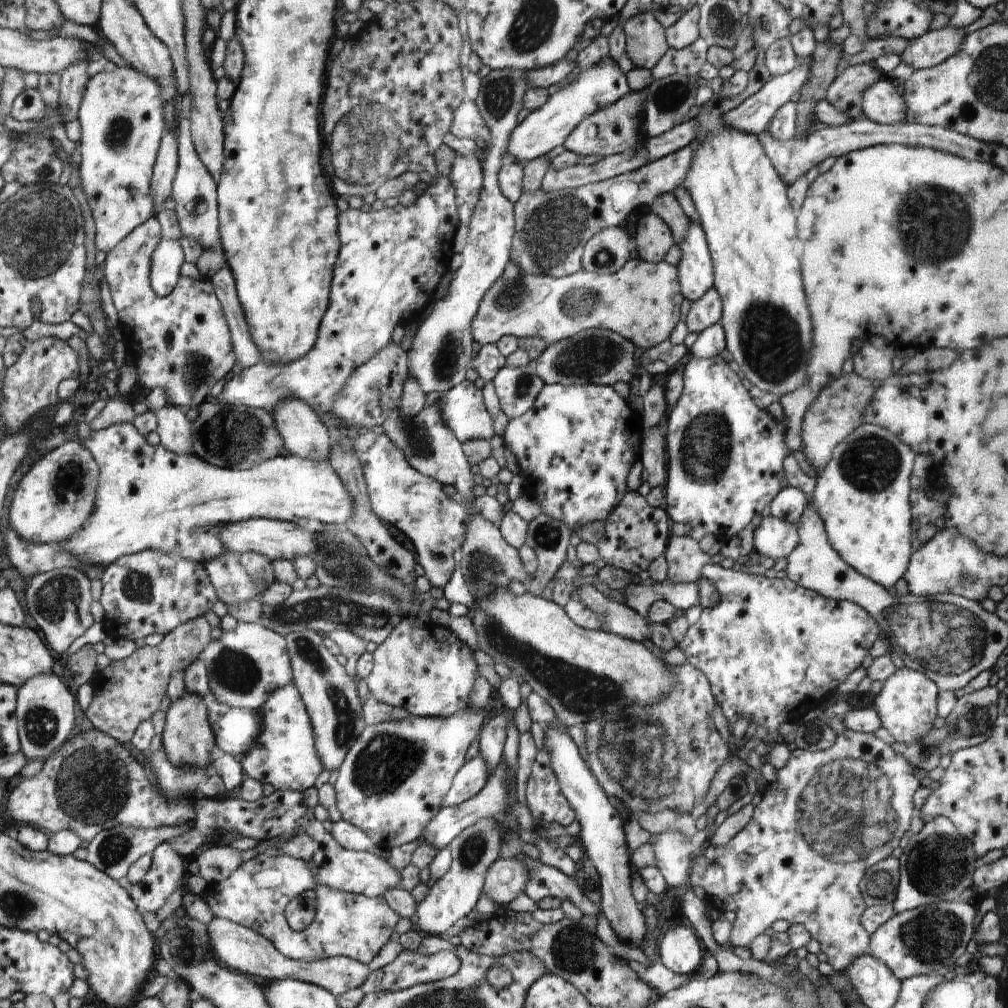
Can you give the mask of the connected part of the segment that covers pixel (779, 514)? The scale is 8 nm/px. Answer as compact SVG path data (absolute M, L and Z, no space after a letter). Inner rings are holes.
M785 486L773 498L770 505L770 513L779 519L787 519L791 523L796 523L805 516L810 504L809 496L805 490L796 487Z

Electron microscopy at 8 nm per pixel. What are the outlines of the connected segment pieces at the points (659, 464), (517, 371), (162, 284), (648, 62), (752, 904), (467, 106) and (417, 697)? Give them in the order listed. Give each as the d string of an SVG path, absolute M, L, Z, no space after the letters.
M658 427L646 429L645 449L640 459L644 470L648 472L650 486L663 486L667 479L667 450L665 438Z
M530 364L523 367L504 366L491 381L501 410L510 419L530 410L545 386L535 366Z
M163 239L153 256L150 278L155 291L161 297L170 296L176 290L182 276L182 266L186 264L186 254L184 254L184 248L182 248L182 244L178 240Z
M651 10L647 13L636 14L636 16L626 19L625 21L622 19L620 25L625 29L625 50L630 60L633 62L634 67L651 70L669 50L666 28L658 22L658 18L652 14Z
M848 728L843 729L842 734L837 735L834 744L830 748L821 751L807 751L798 748L793 750L785 765L781 770L777 770L777 779L768 784L764 789L764 794L759 796L755 802L752 820L734 838L731 838L726 846L713 847L709 842L706 842L702 846L700 854L693 861L690 861L693 870L693 876L690 877L691 886L704 888L704 892L708 900L715 906L716 912L723 913L732 910L736 914L735 921L731 925L730 942L735 947L748 947L748 944L758 934L762 934L766 928L770 928L774 924L774 920L783 918L791 924L803 924L807 928L808 934L812 939L818 941L821 951L827 956L827 962L832 965L836 973L842 973L858 957L868 953L872 936L861 923L861 917L867 906L860 892L859 884L870 866L878 864L878 862L884 862L884 859L887 859L894 852L894 849L904 842L904 832L909 830L912 814L915 811L912 796L916 789L921 786L920 781L914 775L915 771L916 768L905 757L893 750L889 744L874 736L874 733L861 733Z
M467 98L457 106L450 132L456 138L471 138L472 140L485 140L489 144L491 137L488 125L479 114L475 101Z
M406 617L389 634L388 640L373 652L373 667L366 680L369 693L378 702L406 709L410 715L421 717L445 717L460 713L470 706L469 698L478 678L478 666L472 650L453 631L446 627L425 624L414 626Z

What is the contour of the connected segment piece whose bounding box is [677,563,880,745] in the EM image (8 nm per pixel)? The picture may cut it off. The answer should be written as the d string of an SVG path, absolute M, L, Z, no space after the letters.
M710 563L702 568L700 580L702 579L708 579L718 589L719 603L712 608L706 607L702 611L698 621L692 626L689 626L682 642L677 644L677 647L682 649L688 663L706 675L709 685L712 687L713 697L716 699L717 704L720 705L720 708L722 708L722 712L726 717L729 730L733 728L734 723L741 716L747 716L749 721L754 720L758 725L768 729L766 742L770 745L773 743L776 732L778 732L778 726L782 722L788 722L788 716L790 716L788 712L800 712L804 708L802 702L804 702L804 698L806 698L806 694L810 690L814 690L814 700L816 700L816 696L820 698L820 692L824 692L824 694L826 692L832 692L852 670L856 670L862 664L862 661L874 644L874 640L878 638L880 626L873 615L870 615L869 611L865 608L852 601L837 601L836 599L826 598L813 590L806 590L806 587L798 586L798 583L792 582L788 578L777 579L775 577L769 579L765 575L755 575L742 570L724 570L721 565Z

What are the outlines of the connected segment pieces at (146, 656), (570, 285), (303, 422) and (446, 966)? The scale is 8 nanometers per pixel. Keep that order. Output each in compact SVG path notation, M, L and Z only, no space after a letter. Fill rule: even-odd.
M200 616L171 630L160 644L146 645L138 648L130 658L112 661L93 681L94 702L86 714L94 728L103 730L123 743L132 743L142 722L151 721L162 708L162 702L169 694L173 674L186 671L201 658L204 649L214 640L213 630L212 624Z
M640 258L630 259L611 275L594 274L583 268L576 273L558 278L520 272L520 268L510 261L502 276L485 294L472 324L474 340L481 345L498 342L506 335L515 336L517 339L538 337L551 345L573 337L581 330L602 328L621 334L645 350L668 340L680 320L679 272L664 260L654 264Z
M284 399L276 405L272 414L290 454L329 462L328 428L310 404L300 399Z
M403 950L392 963L375 971L370 971L370 976L359 987L364 994L402 991L414 985L447 979L458 972L460 965L459 956L450 951L439 950L431 955L423 955L418 951Z

